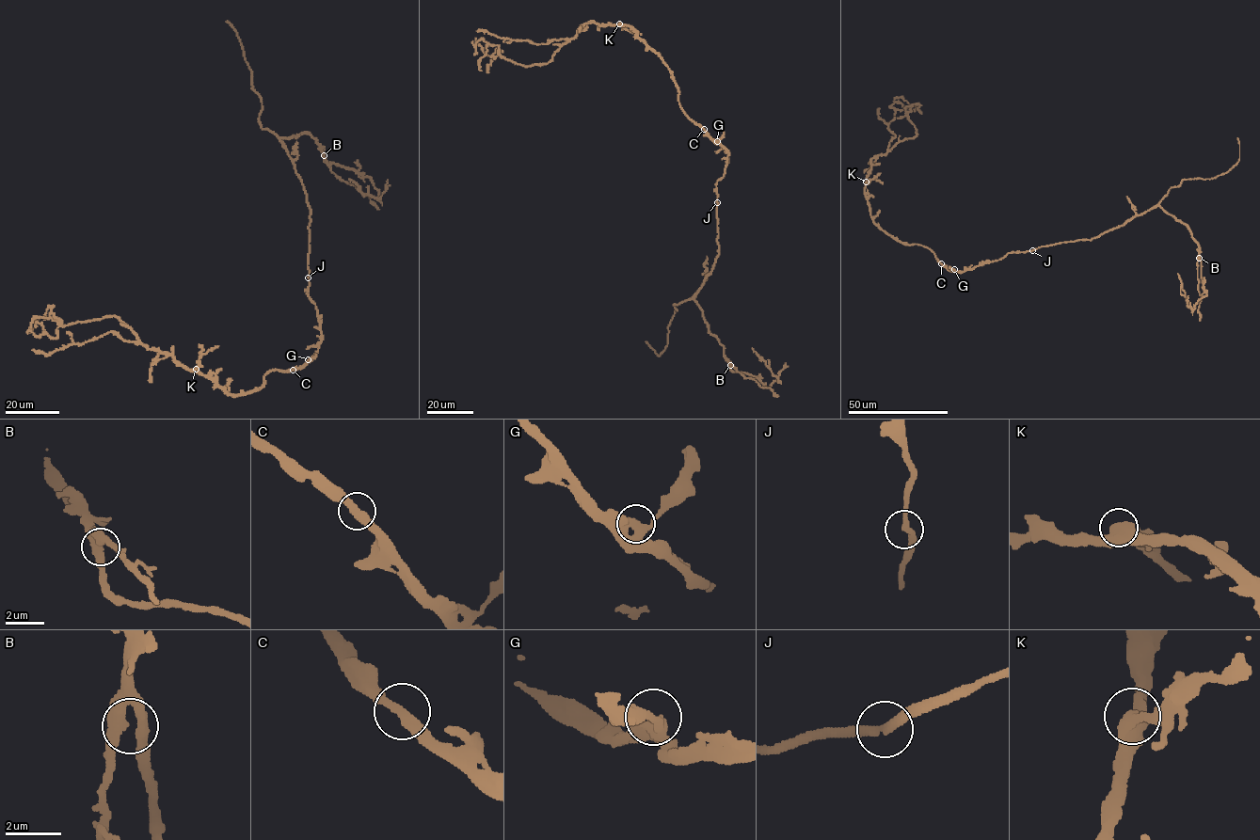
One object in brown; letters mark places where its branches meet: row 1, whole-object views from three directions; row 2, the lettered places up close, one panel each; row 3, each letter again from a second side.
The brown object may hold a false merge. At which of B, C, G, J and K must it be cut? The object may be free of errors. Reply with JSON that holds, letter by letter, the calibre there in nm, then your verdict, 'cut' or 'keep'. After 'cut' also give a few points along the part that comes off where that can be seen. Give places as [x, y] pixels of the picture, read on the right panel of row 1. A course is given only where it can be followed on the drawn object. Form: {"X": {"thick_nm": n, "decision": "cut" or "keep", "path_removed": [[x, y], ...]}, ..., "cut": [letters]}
{"B": {"thick_nm": 400, "decision": "keep"}, "C": {"thick_nm": 340, "decision": "keep"}, "G": {"thick_nm": 380, "decision": "keep"}, "J": {"thick_nm": 280, "decision": "keep"}, "K": {"thick_nm": 500, "decision": "keep"}, "cut": []}

